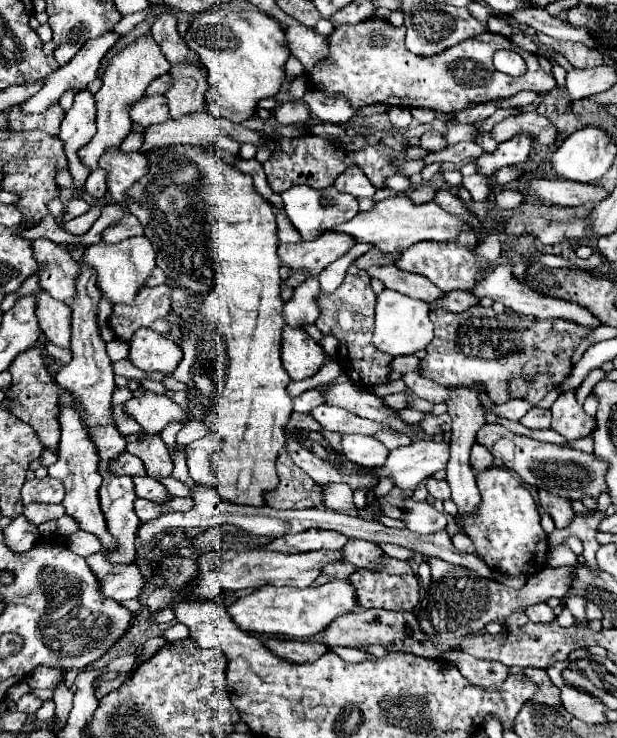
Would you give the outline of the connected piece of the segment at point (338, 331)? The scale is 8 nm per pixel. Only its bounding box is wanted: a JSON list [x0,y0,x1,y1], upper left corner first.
[317,267,393,385]

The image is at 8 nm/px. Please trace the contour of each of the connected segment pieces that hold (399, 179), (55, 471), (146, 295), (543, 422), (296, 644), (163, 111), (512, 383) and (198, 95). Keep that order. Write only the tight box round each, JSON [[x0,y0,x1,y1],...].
[[385,175,411,193],[49,405,115,549],[109,285,171,341],[521,407,551,429],[265,637,327,663],[129,95,169,127],[509,377,529,399],[165,65,209,119]]

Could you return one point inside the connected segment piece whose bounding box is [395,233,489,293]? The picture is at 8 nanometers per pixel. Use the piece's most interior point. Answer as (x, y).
(450, 266)

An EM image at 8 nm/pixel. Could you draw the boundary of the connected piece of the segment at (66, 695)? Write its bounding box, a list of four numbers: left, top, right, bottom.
[53,679,73,721]

